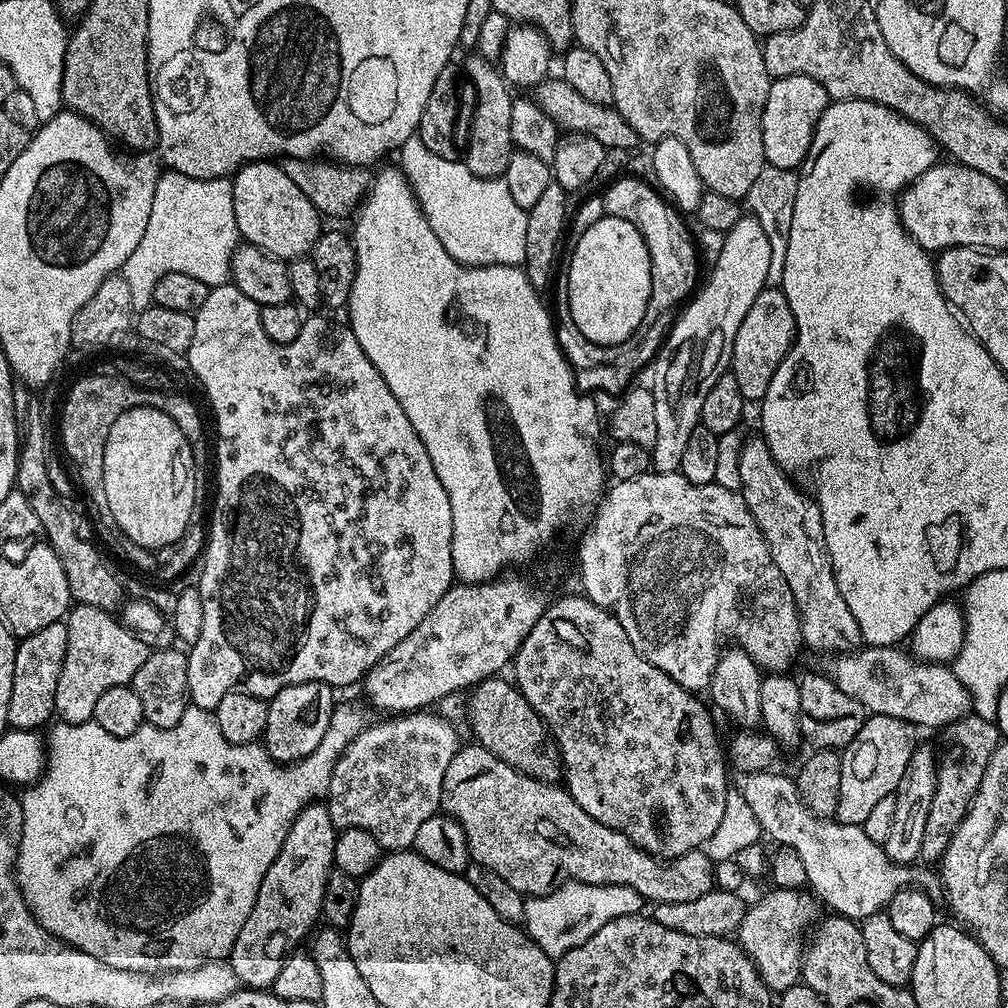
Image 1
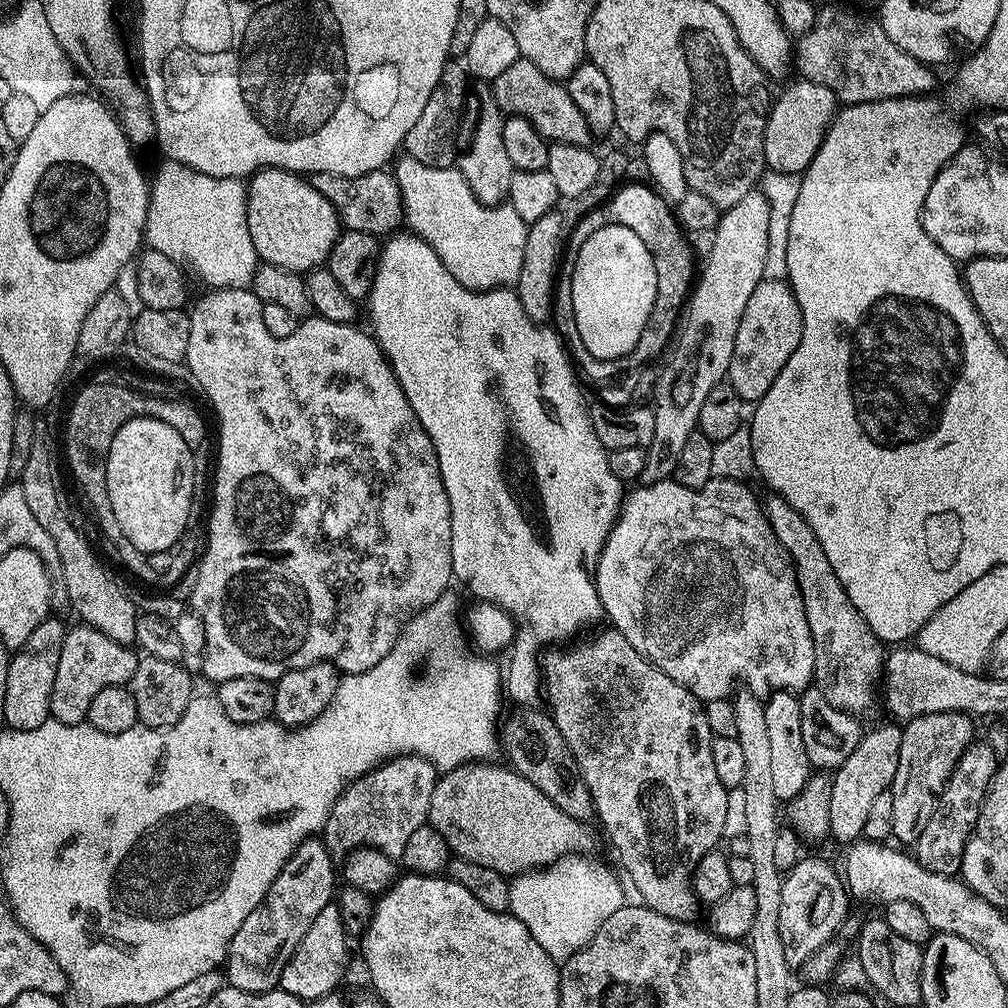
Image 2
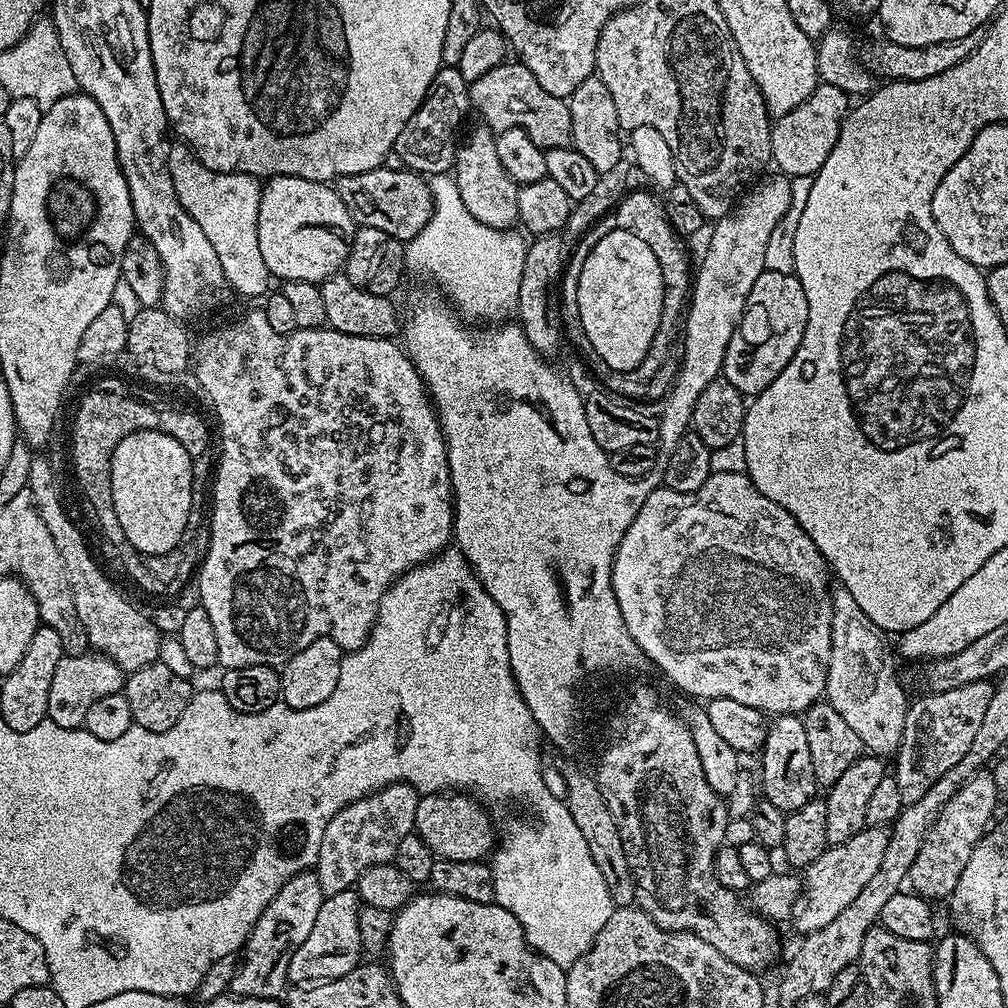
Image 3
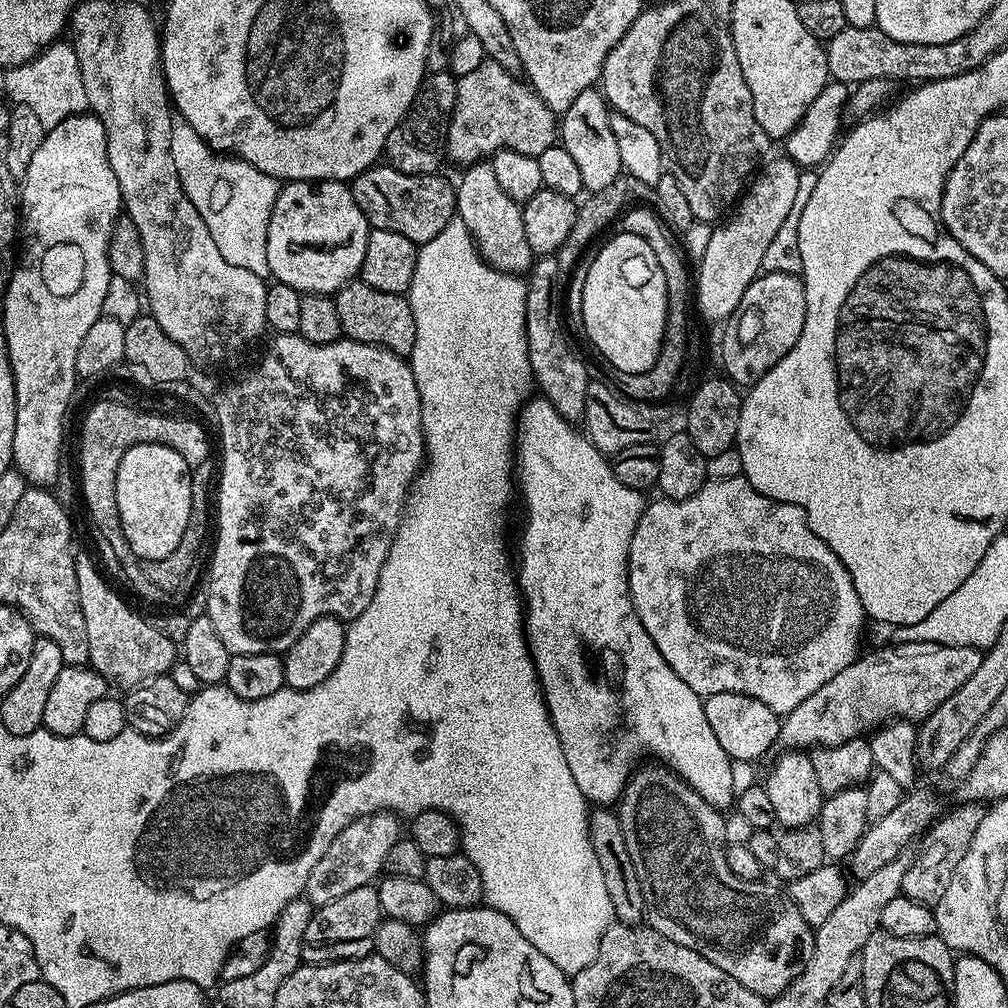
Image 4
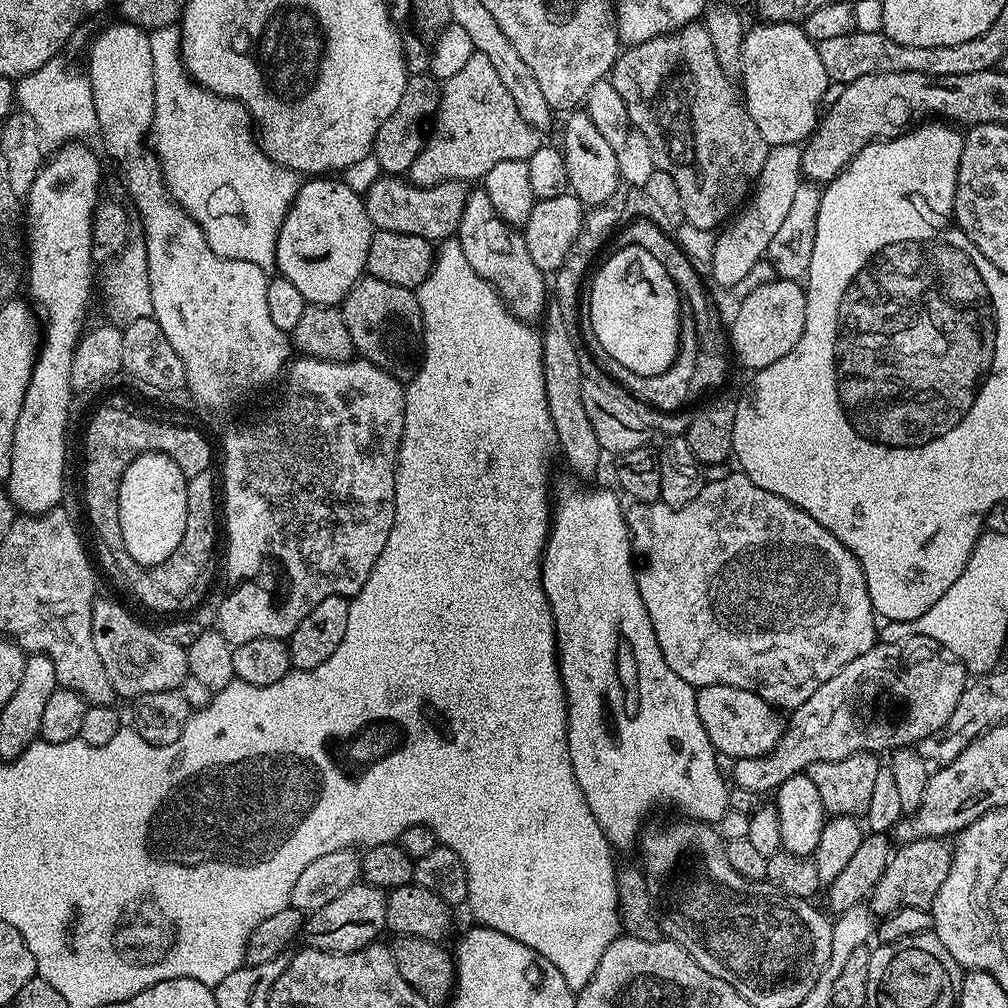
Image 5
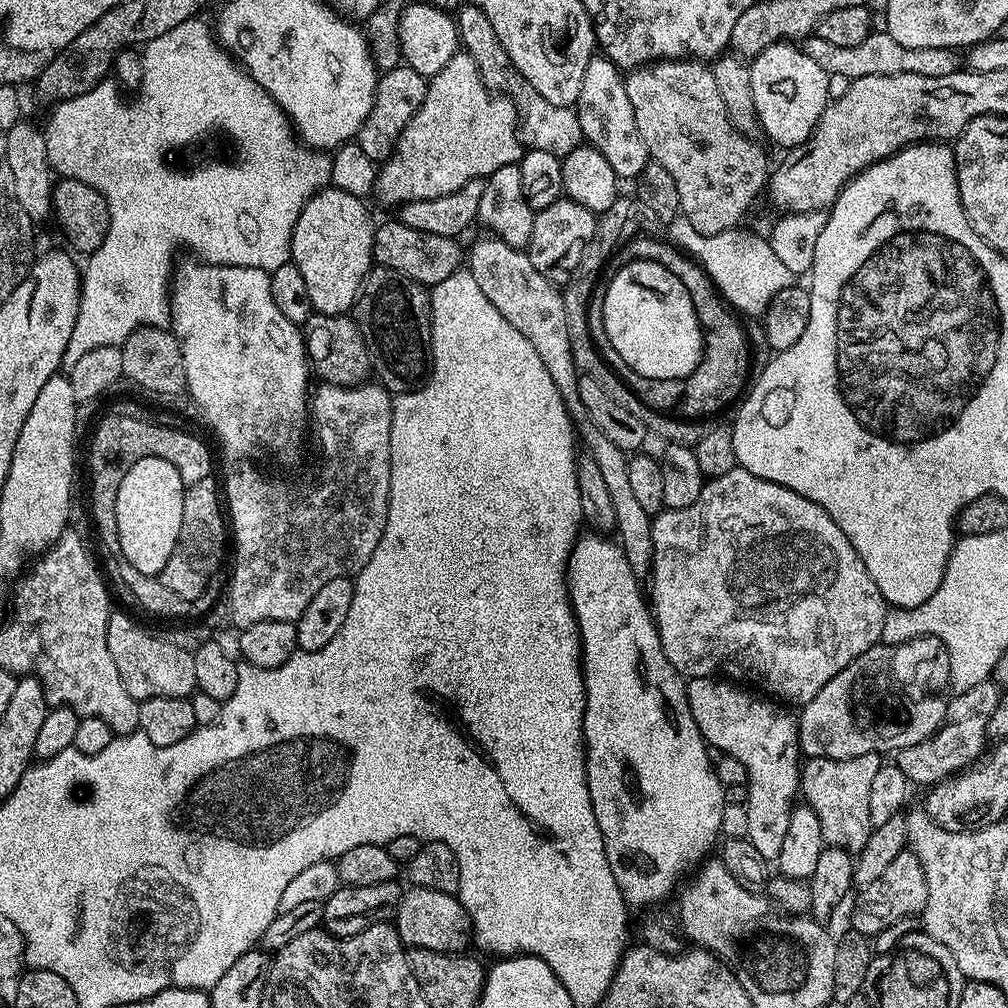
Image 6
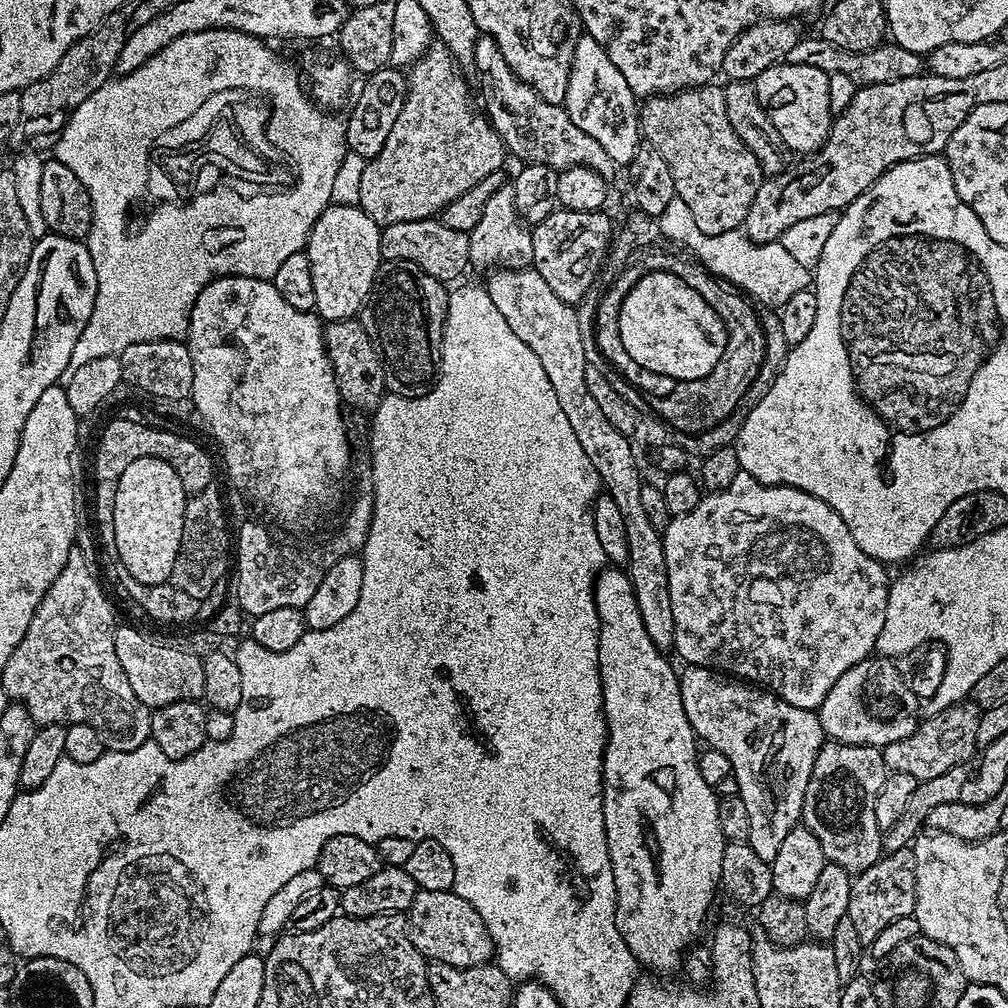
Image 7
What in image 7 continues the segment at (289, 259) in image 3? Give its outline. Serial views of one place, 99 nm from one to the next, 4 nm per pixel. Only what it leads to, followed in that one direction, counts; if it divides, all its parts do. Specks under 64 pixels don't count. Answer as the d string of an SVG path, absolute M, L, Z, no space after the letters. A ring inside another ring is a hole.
M331 203L318 218L318 222L314 222L308 235L306 251L310 258L310 278L314 278L314 302L316 303L314 311L321 321L351 320L369 303L372 289L376 286L376 271L382 263L380 230L380 225L373 222L359 206Z

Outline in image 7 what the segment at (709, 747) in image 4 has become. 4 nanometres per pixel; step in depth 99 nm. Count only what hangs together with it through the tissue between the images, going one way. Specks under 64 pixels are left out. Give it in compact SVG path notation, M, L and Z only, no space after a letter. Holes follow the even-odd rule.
M608 566L608 567L605 567L605 569L604 569L604 571L603 571L603 572L601 572L601 573L600 573L600 575L599 575L599 576L597 576L597 578L596 578L596 609L597 609L597 610L598 610L598 618L599 618L599 619L600 619L600 637L599 637L599 638L598 638L598 662L599 662L599 663L600 663L600 681L601 681L601 682L602 682L602 698L603 698L603 699L604 699L604 721L605 721L605 722L606 722L606 726L607 726L607 727L608 727L608 744L607 744L607 745L606 745L606 746L605 746L605 747L604 747L604 797L603 797L603 798L602 798L602 814L603 814L603 815L604 815L604 821L605 821L605 822L606 822L606 846L607 846L607 847L608 847L608 849L609 849L609 850L610 850L610 862L611 862L611 863L612 863L612 869L613 869L613 870L614 870L614 886L615 886L615 887L616 887L616 925L617 925L617 926L618 926L618 934L622 934L622 938L623 938L623 939L624 939L624 941L625 941L625 942L626 942L626 946L630 946L630 954L634 954L634 958L635 958L635 959L636 959L636 962L637 962L637 965L640 965L640 966L643 966L643 967L644 967L644 964L645 964L645 966L646 966L646 967L648 967L648 968L645 968L645 969L648 969L648 970L651 970L651 971L652 971L652 972L653 972L653 973L656 973L656 974L668 974L668 973L664 973L664 972L672 972L672 971L674 971L674 970L675 970L675 968L676 968L676 967L678 967L678 966L679 966L679 964L680 964L680 967L681 967L681 964L682 964L682 954L684 954L684 953L687 953L687 952L688 952L688 951L689 951L689 949L691 949L691 948L692 948L692 947L693 947L693 944L694 944L694 941L692 941L692 939L694 939L694 938L695 938L695 936L696 936L696 935L698 935L698 934L699 934L699 932L700 932L700 923L702 923L702 922L703 922L703 920L704 920L704 919L706 919L706 918L707 918L707 916L708 916L708 911L710 911L710 910L711 910L711 908L712 908L712 899L714 899L714 898L715 898L715 896L716 896L716 892L717 892L717 896L718 896L718 889L719 889L719 888L720 888L720 887L721 887L721 882L720 882L720 875L721 875L721 874L722 874L722 854L723 854L723 853L724 853L724 845L725 845L725 843L726 843L726 841L725 841L725 839L724 839L724 835L723 835L723 834L722 834L722 826L721 826L721 824L719 824L719 822L718 822L718 806L719 806L719 805L720 805L720 802L721 802L721 798L720 798L720 797L718 797L718 796L717 796L717 794L716 794L716 789L715 789L715 787L713 787L713 785L710 785L710 784L707 784L707 783L706 783L706 781L704 781L704 779L702 779L702 770L698 770L698 747L697 747L697 748L696 748L696 744L697 744L697 745L698 745L698 737L697 737L697 735L696 735L696 731L694 731L694 729L693 729L693 728L692 728L692 727L691 727L691 726L690 726L690 722L689 722L689 721L688 721L688 719L687 719L687 718L686 718L686 709L685 709L685 708L684 708L684 707L682 707L682 690L681 690L681 689L680 689L680 677L679 677L679 675L678 675L678 672L677 672L677 669L675 669L675 670L674 670L674 669L672 669L672 664L671 664L671 662L670 662L670 661L668 661L668 660L667 660L667 658L666 658L666 657L664 657L664 656L667 656L667 655L665 655L665 653L664 653L664 652L663 652L663 651L661 651L661 649L659 649L659 648L656 648L656 647L655 647L655 646L654 646L654 642L650 642L650 634L646 634L646 626L642 626L642 614L638 614L638 602L637 602L637 601L636 601L636 599L635 599L635 598L634 598L634 594L633 594L633 593L632 593L632 580L631 580L631 578L630 578L630 577L629 577L629 576L628 576L628 573L627 573L627 571L624 571L624 570L621 570L621 569L620 569L620 568L619 568L619 567L616 567L616 566Z

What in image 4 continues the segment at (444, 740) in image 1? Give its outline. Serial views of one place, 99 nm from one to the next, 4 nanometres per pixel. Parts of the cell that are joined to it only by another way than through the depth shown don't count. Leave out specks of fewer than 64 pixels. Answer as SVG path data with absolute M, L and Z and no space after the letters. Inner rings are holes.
M387 810L372 812L368 816L359 816L357 820L350 821L336 835L334 842L326 846L326 854L318 858L314 870L310 870L310 878L306 878L304 896L311 902L313 909L342 898L342 894L350 894L350 890L369 887L385 871L386 854L390 854L394 842L402 838L400 823L401 817Z

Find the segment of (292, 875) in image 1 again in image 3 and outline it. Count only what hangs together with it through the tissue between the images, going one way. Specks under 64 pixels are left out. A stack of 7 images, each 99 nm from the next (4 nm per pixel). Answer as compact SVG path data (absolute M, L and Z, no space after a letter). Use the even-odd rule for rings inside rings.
M309 870L290 878L290 882L286 882L286 886L282 886L282 890L270 898L270 906L262 910L243 946L230 985L231 995L259 1000L275 1000L285 995L290 984L290 958L294 958L294 950L298 950L298 946L302 946L302 942L306 942L310 935L310 929L318 918L318 910L322 910L324 897L315 871Z

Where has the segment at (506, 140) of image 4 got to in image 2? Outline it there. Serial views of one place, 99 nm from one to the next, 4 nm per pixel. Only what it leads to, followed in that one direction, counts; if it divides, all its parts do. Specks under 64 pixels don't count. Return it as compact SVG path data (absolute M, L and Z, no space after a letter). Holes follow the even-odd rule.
M519 58L491 81L490 91L505 113L526 118L550 142L584 144L590 136L586 118L574 104L574 98L570 98L567 87L561 81L542 74L534 62Z

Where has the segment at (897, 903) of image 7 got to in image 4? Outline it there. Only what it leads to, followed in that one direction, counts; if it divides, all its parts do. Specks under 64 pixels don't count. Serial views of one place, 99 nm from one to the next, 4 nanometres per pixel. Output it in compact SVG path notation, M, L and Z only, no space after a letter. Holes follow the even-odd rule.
M960 802L949 816L941 815L933 823L922 837L925 848L913 855L912 865L902 877L900 891L903 896L929 906L940 901L942 894L946 894L946 886L950 886L950 878L958 862L962 862L962 854L966 854L966 850L970 850L970 842L974 842L974 830L978 830L978 822L982 822L985 811L983 803Z

